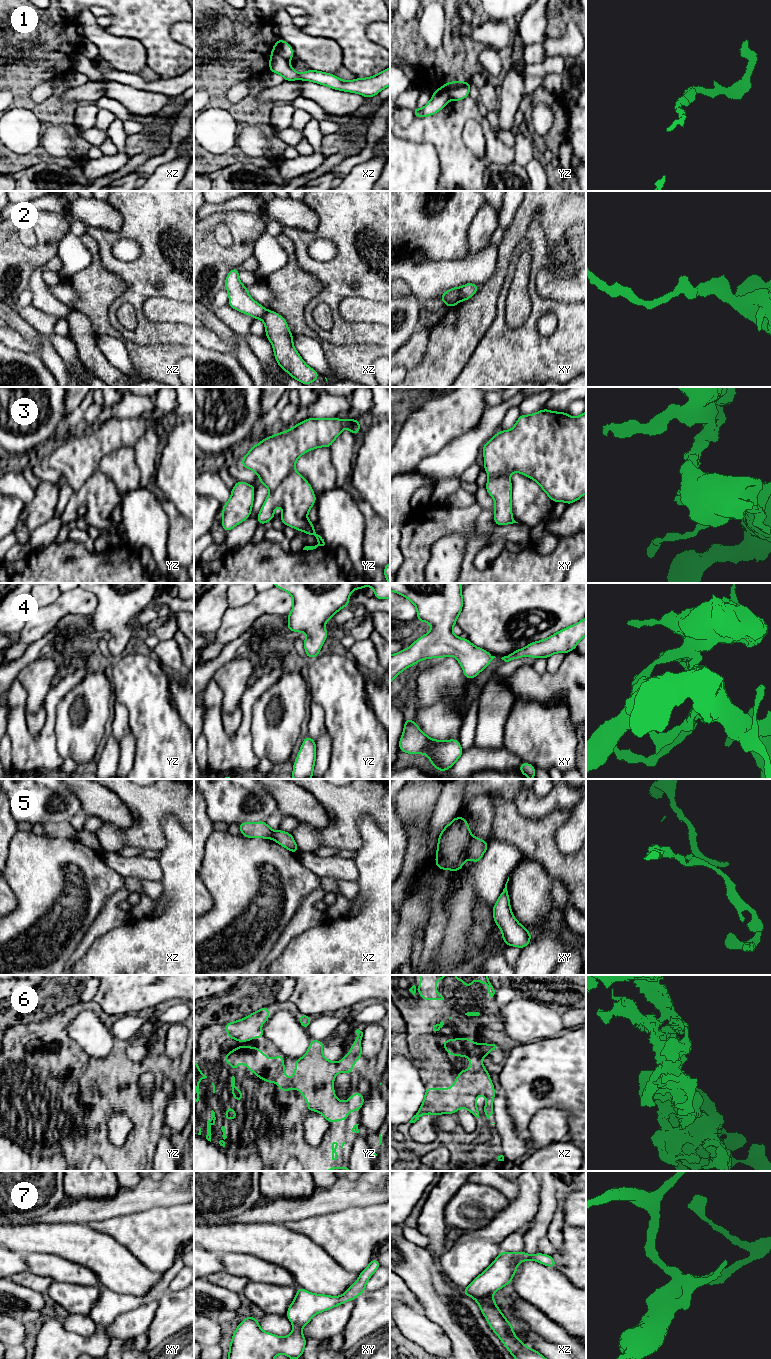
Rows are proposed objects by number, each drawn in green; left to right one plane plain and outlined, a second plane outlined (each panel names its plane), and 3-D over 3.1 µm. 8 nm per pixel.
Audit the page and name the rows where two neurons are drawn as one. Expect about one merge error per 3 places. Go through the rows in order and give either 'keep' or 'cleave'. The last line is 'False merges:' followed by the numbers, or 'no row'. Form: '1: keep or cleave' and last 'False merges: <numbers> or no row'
1: cleave
2: cleave
3: cleave
4: keep
5: cleave
6: keep
7: keep
False merges: 1, 2, 3, 5

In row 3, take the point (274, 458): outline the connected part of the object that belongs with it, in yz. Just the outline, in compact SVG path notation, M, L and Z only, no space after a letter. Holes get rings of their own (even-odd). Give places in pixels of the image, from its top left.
M308 418L253 445L240 464L253 470L260 483L273 491L295 470L300 456L319 447L330 448L345 427L355 436L361 431L360 419Z

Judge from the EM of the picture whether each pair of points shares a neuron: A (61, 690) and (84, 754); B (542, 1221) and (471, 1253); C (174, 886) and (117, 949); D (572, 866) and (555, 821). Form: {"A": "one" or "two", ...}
{"A": "two", "B": "two", "C": "one", "D": "one"}

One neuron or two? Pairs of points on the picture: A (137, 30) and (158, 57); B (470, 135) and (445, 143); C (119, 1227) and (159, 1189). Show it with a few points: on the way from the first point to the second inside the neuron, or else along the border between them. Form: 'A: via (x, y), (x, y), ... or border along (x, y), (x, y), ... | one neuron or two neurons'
A: via (144, 36), (158, 50) | one neuron
B: border along (470, 118), (464, 126), (462, 142), (476, 157) | two neurons
C: border along (158, 1207), (112, 1217) | two neurons

